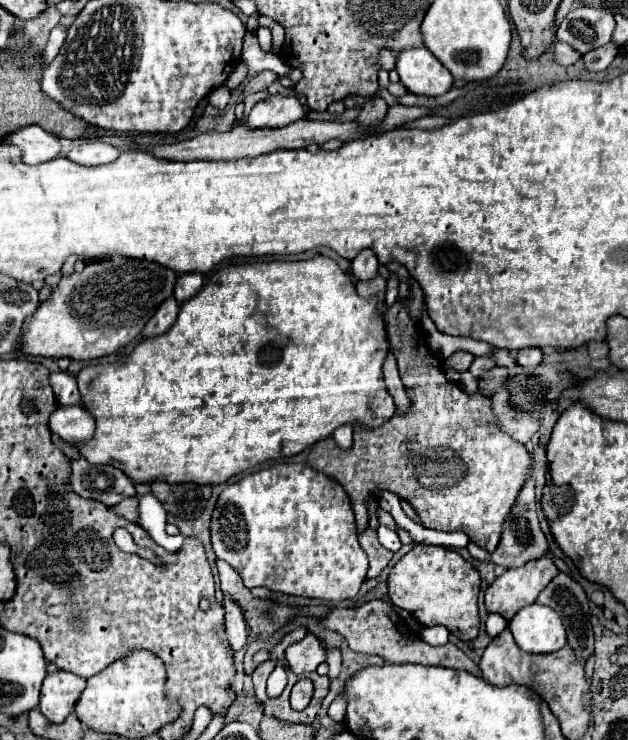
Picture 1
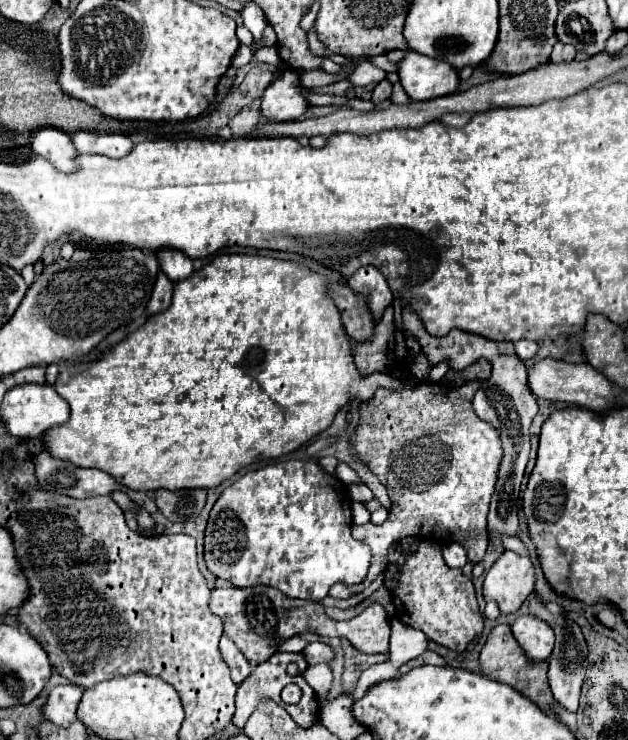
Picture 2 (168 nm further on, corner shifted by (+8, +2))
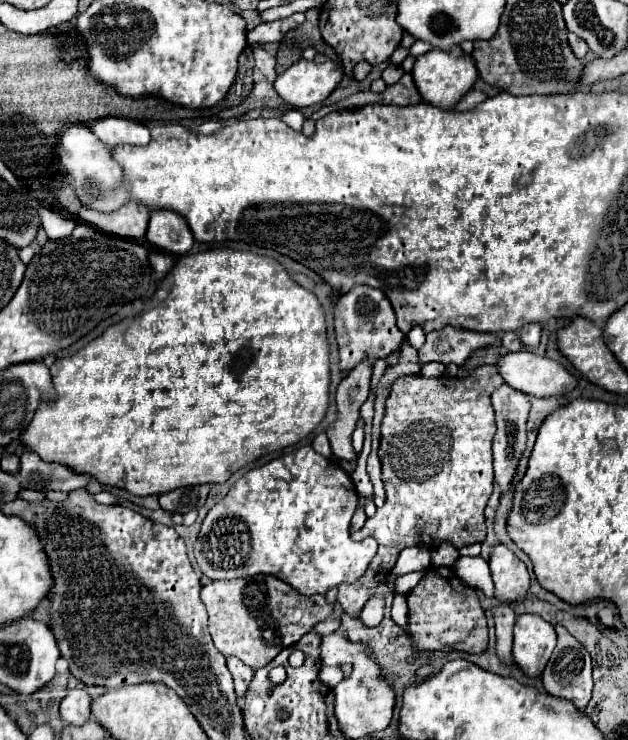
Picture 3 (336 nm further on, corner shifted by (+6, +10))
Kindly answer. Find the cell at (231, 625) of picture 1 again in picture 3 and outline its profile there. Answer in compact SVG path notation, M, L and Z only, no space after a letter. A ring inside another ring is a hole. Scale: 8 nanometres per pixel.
M226 657L226 661L228 661L228 669L230 669L232 677L234 677L236 695L242 697L242 695L246 693L246 689L248 689L248 683L250 683L252 675L254 675L254 669L248 667L248 665L244 665L244 663L242 663L240 659L236 659L236 657Z

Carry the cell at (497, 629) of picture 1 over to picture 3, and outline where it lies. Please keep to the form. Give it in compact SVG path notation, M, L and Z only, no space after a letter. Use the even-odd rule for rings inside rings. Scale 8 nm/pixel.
M460 557L454 563L454 571L462 579L462 583L466 583L474 589L482 589L484 595L494 601L494 585L490 579L490 569L488 569L486 559L482 559L482 557Z

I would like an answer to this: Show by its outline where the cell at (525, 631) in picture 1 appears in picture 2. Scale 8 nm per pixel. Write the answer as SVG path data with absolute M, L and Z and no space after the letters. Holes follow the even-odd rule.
M522 615L512 623L512 633L530 661L546 661L554 649L554 633L534 615Z

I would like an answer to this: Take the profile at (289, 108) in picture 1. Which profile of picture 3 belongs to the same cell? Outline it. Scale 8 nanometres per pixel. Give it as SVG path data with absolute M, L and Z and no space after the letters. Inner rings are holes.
M318 55L314 61L300 59L276 77L274 89L290 107L310 107L322 103L340 83L344 71L338 61ZM326 59L326 61L322 61Z

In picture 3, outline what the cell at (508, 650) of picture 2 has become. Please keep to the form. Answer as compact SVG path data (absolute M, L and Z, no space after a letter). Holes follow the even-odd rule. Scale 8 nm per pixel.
M494 605L494 623L496 623L496 655L504 665L514 663L512 659L512 629L516 613L510 605Z

